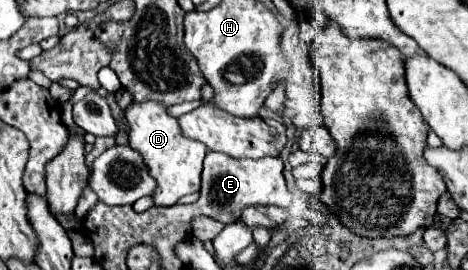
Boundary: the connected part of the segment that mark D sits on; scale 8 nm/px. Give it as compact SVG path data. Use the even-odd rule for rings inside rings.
M154 102L130 104L126 108L126 120L130 126L130 134L128 134L130 148L142 154L150 176L158 184L152 194L156 206L172 206L182 196L200 190L200 174L202 174L202 160L206 156L206 146L182 138L178 120L168 116L166 106Z

